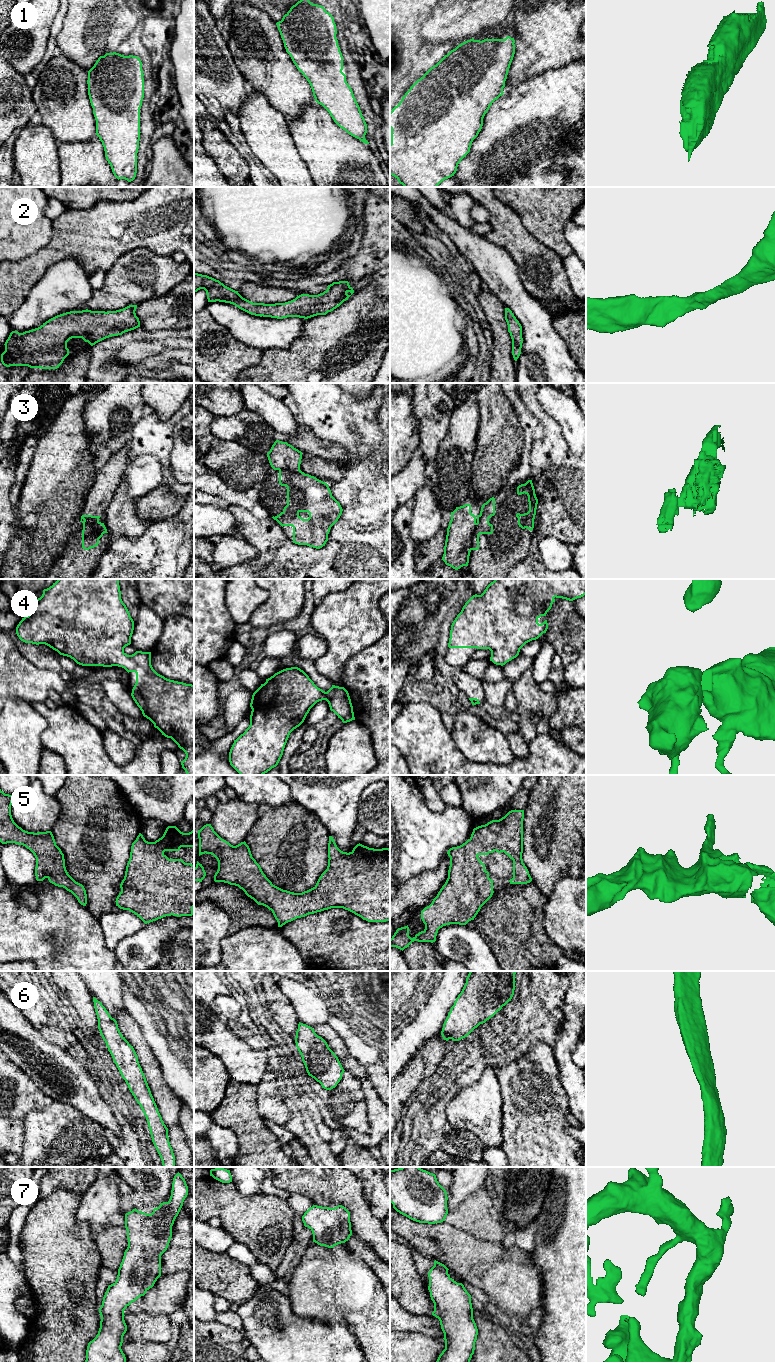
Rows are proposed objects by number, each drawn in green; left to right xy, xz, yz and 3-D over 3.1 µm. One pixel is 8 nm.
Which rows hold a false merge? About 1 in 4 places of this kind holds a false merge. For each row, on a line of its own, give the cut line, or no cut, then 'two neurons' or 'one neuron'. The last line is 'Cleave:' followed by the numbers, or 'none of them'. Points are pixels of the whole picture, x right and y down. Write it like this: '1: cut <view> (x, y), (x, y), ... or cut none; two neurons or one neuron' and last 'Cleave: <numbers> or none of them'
1: cut none; one neuron
2: cut none; one neuron
3: cut yz (479, 515), (470, 549); two neurons
4: cut none; one neuron
5: cut none; one neuron
6: cut none; one neuron
7: cut none; one neuron
Cleave: 3

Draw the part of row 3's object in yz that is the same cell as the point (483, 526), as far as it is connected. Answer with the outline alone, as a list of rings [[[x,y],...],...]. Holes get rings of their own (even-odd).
[[[490,498],[481,507],[479,520],[475,528],[475,535],[472,539],[471,550],[479,549],[479,535],[492,534],[493,525],[489,523],[489,518],[495,515],[495,498]]]

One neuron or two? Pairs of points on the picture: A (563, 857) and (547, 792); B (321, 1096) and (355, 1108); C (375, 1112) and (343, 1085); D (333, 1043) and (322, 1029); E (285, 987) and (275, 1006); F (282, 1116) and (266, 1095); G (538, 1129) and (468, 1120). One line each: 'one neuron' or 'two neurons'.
A: one neuron
B: one neuron
C: two neurons
D: one neuron
E: two neurons
F: one neuron
G: two neurons

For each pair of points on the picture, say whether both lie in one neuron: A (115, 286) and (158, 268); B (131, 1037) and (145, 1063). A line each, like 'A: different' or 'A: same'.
A: same
B: same

